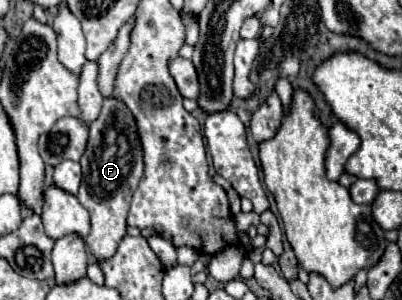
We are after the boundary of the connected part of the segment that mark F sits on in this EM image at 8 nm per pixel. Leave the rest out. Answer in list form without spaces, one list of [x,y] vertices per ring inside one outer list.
[[[117,96],[105,98],[101,116],[89,124],[89,142],[81,156],[81,168],[83,180],[77,198],[91,214],[91,230],[85,242],[97,260],[105,260],[115,254],[117,244],[127,234],[131,196],[143,176],[143,152],[141,138],[137,136],[137,122],[133,120],[133,112],[129,112]]]

